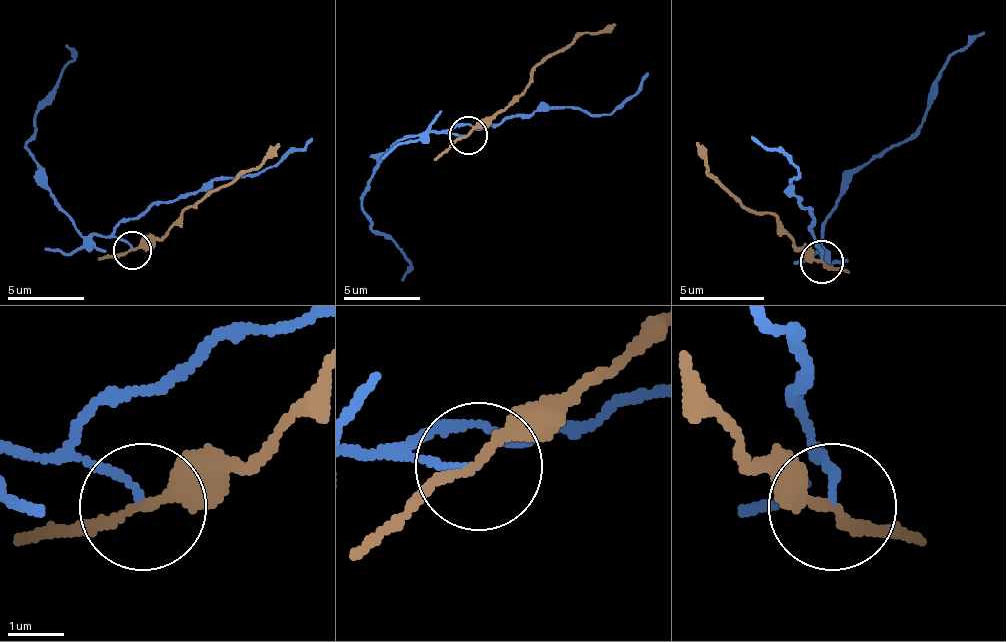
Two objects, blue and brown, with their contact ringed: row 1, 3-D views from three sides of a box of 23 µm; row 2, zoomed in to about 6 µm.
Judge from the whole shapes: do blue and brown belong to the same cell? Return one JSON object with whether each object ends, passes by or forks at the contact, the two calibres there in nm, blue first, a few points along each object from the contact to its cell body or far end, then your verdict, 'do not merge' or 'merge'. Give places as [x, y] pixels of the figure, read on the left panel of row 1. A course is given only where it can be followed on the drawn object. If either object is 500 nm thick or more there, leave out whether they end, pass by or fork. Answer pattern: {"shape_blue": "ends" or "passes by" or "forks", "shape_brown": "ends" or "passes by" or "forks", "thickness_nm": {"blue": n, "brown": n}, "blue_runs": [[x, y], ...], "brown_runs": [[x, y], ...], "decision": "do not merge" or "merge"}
{"shape_blue": "ends", "shape_brown": "passes by", "thickness_nm": {"blue": 120, "brown": 170}, "blue_runs": [[131, 249], [116, 237], [85, 237], [24, 146], [36, 127], [40, 100], [70, 62], [66, 43]], "brown_runs": [[131, 249], [150, 249], [185, 207], [192, 207], [253, 169], [280, 142]], "decision": "do not merge"}

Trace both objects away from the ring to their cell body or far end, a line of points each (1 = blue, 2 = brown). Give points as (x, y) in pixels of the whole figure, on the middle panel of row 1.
1: (467, 136), (452, 132), (421, 132), (399, 140), (376, 167), (360, 201), (376, 232), (406, 258), (402, 281)
2: (467, 136), (486, 125), (521, 90), (528, 75), (555, 52), (589, 33), (616, 26)

